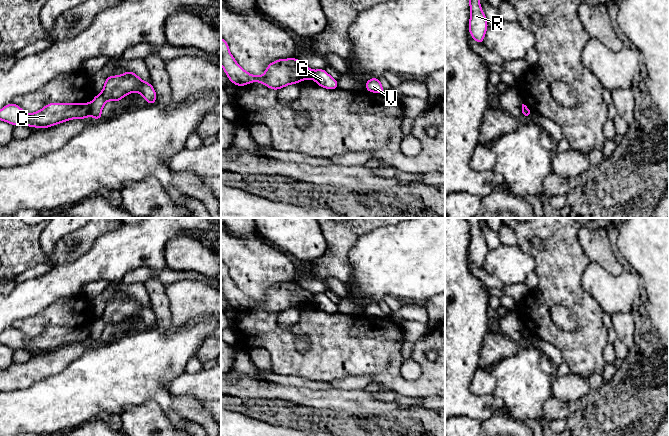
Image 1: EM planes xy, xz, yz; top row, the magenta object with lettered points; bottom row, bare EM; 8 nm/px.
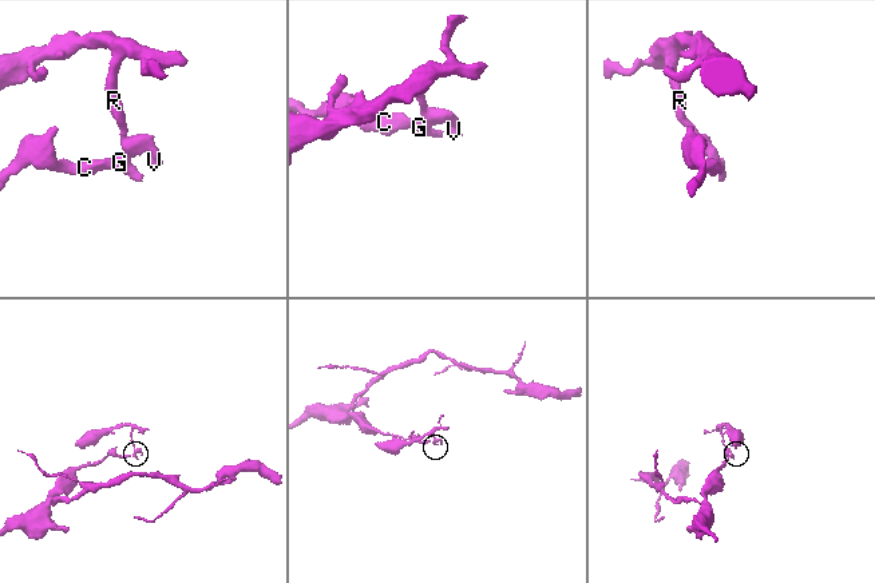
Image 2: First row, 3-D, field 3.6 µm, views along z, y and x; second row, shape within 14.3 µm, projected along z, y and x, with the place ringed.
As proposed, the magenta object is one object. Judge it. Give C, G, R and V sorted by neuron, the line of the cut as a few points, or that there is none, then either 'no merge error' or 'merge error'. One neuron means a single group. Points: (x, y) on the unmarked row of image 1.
groups C / G R V; cut xy (88, 329), (89, 335); merge error

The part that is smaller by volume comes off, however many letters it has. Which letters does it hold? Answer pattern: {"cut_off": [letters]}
{"cut_off": ["G", "R", "V"]}

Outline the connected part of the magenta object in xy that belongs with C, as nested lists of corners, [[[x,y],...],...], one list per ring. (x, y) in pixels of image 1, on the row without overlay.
[[[13,326],[0,334],[0,344],[12,349],[47,352],[71,344],[89,341],[88,327],[49,327],[40,335],[28,338]]]

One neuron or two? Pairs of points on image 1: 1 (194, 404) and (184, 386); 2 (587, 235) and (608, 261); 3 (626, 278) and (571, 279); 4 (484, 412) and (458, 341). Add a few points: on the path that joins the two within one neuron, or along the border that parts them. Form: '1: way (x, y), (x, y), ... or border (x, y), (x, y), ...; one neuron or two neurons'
1: border (171, 394), (192, 395), (202, 401); two neurons
2: way (593, 241), (604, 255); one neuron
3: border (590, 261), (582, 275), (581, 285), (594, 299); two neurons
4: way (466, 394), (458, 386), (458, 359); one neuron

